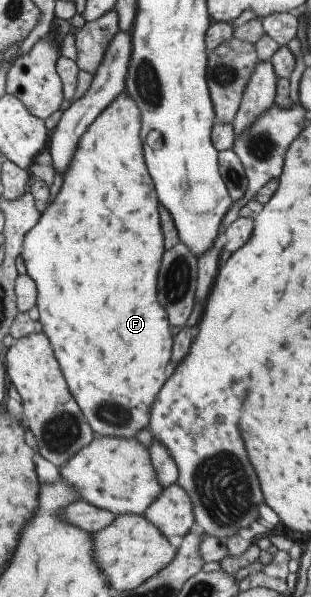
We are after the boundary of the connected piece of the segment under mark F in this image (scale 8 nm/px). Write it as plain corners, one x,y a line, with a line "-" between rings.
122,92
115,100
112,100
108,109
104,109
104,112
100,113
100,116
80,137
74,159
64,173
64,181
62,181
58,195
42,212
38,224
26,233
20,253
26,264
27,275
34,281
38,291
39,328
52,345
54,357
60,363
60,370
66,379
72,398
80,407
92,431
102,437
134,438
140,429
149,427
151,409
156,395
159,394
164,381
166,381
166,367
168,367
170,355
172,355
172,333
170,333
170,325
166,319
166,311
158,303
158,289
156,289
158,267
160,267
160,259
164,253
164,235
162,235
160,217
158,217
158,197
156,197
152,179
148,175
148,169
144,165
142,141
140,141
140,123
142,123
140,119
139,107
126,92

